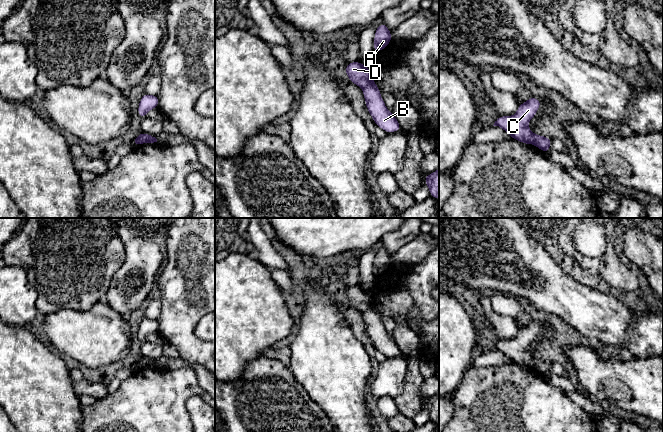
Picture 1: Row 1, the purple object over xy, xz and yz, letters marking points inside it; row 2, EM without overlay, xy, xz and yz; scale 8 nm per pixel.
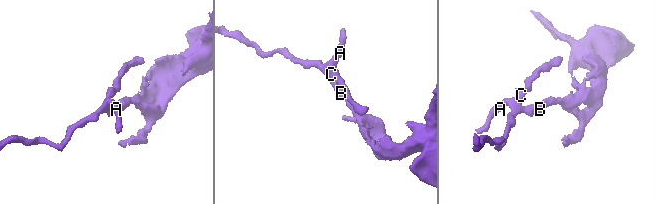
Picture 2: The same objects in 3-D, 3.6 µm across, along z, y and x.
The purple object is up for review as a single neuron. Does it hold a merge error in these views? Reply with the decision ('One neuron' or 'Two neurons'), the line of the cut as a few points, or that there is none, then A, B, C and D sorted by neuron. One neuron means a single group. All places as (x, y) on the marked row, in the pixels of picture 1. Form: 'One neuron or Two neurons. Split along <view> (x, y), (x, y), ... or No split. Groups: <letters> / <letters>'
Two neurons. Split along xy (143, 133), (140, 143). Groups: A C D / B

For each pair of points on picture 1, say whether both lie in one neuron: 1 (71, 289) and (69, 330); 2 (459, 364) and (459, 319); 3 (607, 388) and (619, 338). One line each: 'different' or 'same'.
1: different
2: same
3: different

